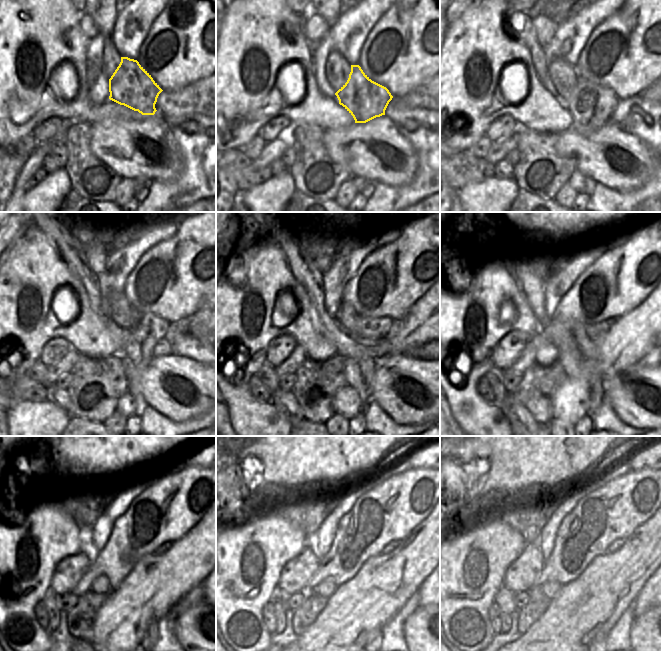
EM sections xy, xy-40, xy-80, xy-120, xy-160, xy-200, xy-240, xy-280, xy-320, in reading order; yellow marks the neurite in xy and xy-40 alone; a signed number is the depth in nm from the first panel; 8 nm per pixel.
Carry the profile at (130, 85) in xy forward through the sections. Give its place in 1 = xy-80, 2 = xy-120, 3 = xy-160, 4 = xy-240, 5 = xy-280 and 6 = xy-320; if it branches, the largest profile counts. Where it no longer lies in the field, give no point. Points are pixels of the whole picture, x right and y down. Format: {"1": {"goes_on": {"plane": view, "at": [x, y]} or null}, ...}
{"1": {"goes_on": {"plane": "xy-80", "at": [590, 105]}}, "2": {"goes_on": {"plane": "xy-120", "at": [139, 341]}}, "3": {"goes_on": {"plane": "xy-160", "at": [373, 331]}}, "4": {"goes_on": {"plane": "xy-240", "at": [150, 638]}}, "5": {"goes_on": {"plane": "xy-280", "at": [378, 639]}}, "6": {"goes_on": {"plane": "xy-320", "at": [603, 639]}}}

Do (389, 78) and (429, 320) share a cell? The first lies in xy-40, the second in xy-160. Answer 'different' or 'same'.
different

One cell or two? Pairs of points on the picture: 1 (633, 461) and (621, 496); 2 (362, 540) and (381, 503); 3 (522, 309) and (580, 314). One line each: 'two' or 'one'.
1: two
2: one
3: two

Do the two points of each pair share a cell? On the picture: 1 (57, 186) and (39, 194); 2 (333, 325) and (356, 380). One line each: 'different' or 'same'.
1: same
2: same

